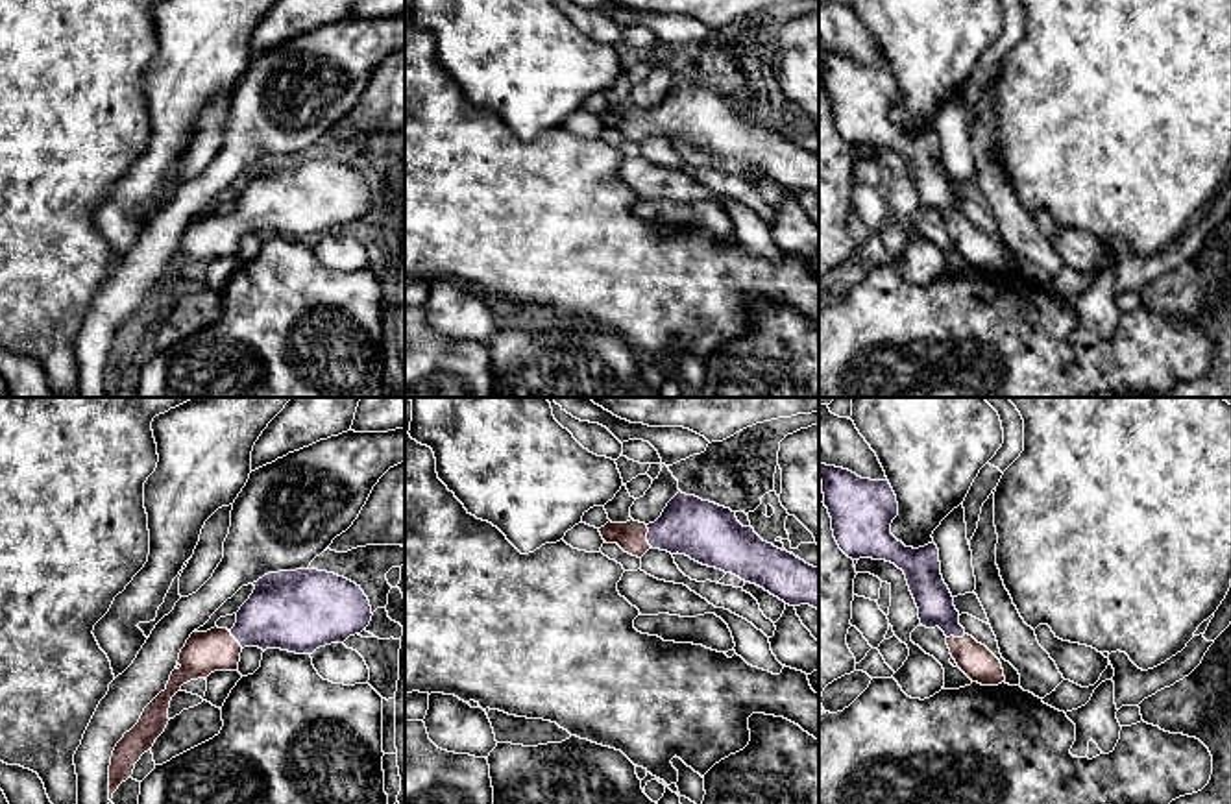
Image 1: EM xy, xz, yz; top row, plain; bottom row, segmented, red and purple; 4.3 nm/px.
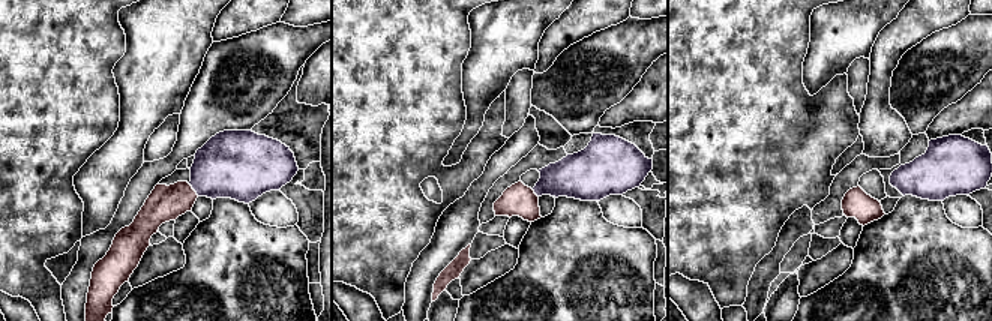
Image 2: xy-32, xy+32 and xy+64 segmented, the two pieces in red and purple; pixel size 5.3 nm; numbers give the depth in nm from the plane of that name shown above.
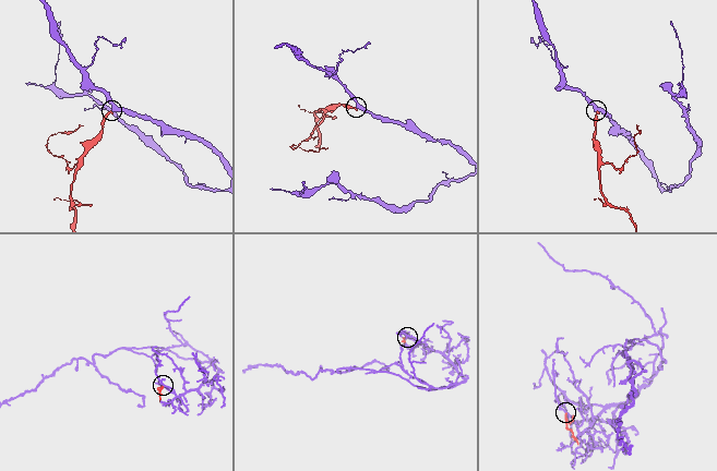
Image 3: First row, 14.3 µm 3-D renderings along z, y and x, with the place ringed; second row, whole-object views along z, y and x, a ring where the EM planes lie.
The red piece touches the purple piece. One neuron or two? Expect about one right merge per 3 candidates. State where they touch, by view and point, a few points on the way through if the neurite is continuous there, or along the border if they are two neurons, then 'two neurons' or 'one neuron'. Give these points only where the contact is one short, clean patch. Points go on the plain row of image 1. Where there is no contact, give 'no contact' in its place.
contact xz (645, 122); way xz (631, 122), (645, 122), (671, 119), (688, 111); one neuron

